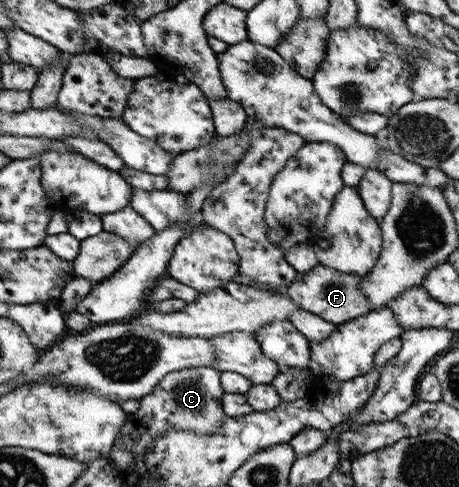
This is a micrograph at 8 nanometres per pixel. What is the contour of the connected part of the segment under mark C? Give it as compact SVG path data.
M211 366L191 367L168 372L152 388L152 391L138 399L139 407L133 414L126 414L123 427L118 435L118 443L125 446L125 452L135 460L144 457L153 450L155 436L161 436L169 428L189 430L201 436L215 434L225 413L221 410L220 396L225 393L220 389L219 371Z

